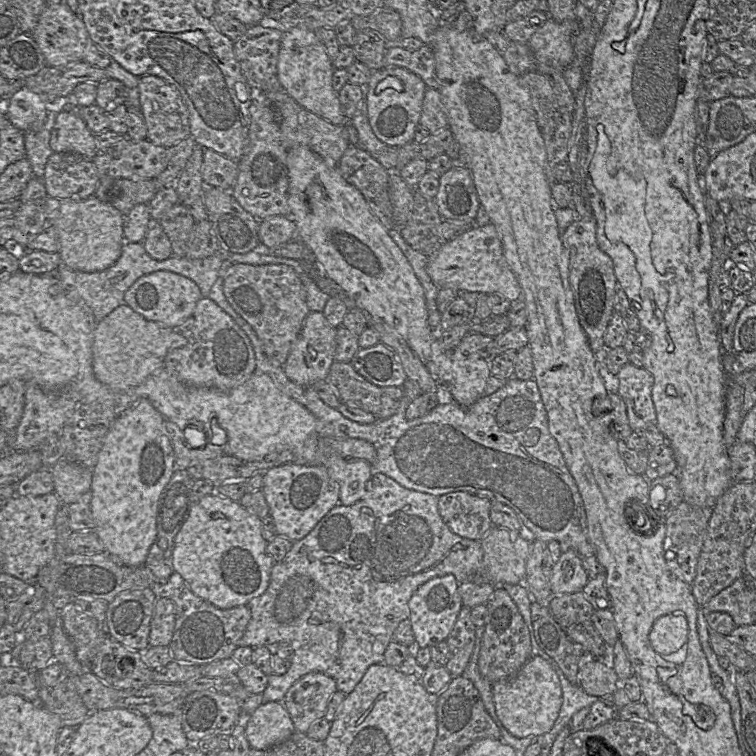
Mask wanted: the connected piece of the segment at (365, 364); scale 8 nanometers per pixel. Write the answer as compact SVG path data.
M379 342L369 348L360 348L350 364L369 382L381 387L402 387L408 379L394 352Z

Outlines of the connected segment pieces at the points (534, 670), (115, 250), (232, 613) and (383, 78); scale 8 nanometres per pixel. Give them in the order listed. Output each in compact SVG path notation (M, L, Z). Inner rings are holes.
M531 656L514 677L493 683L492 688L496 714L513 736L542 736L552 729L562 706L562 688L557 673L545 659Z
M94 195L85 200L59 200L48 196L45 201L45 217L47 224L57 230L61 264L80 272L97 272L107 269L120 257L125 241L125 216Z
M185 582L164 594L169 595L176 607L174 635L169 645L175 661L207 665L232 656L251 619L247 605L219 609L195 595Z
M403 67L373 71L365 87L368 119L376 137L383 143L401 147L414 139L419 123L425 90L428 87L415 73Z

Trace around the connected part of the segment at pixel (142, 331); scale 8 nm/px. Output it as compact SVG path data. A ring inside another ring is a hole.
M121 304L94 329L92 369L99 382L114 391L140 385L162 368L171 345L172 329L160 322L146 320L126 304Z

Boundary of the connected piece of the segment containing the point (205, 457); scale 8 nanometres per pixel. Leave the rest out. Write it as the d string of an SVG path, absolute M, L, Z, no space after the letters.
M165 420L165 428L170 437L177 468L193 471L205 461L216 459L222 455L223 448L209 441L209 432L204 432L206 443L201 447L193 447L186 440L183 430L174 422Z

